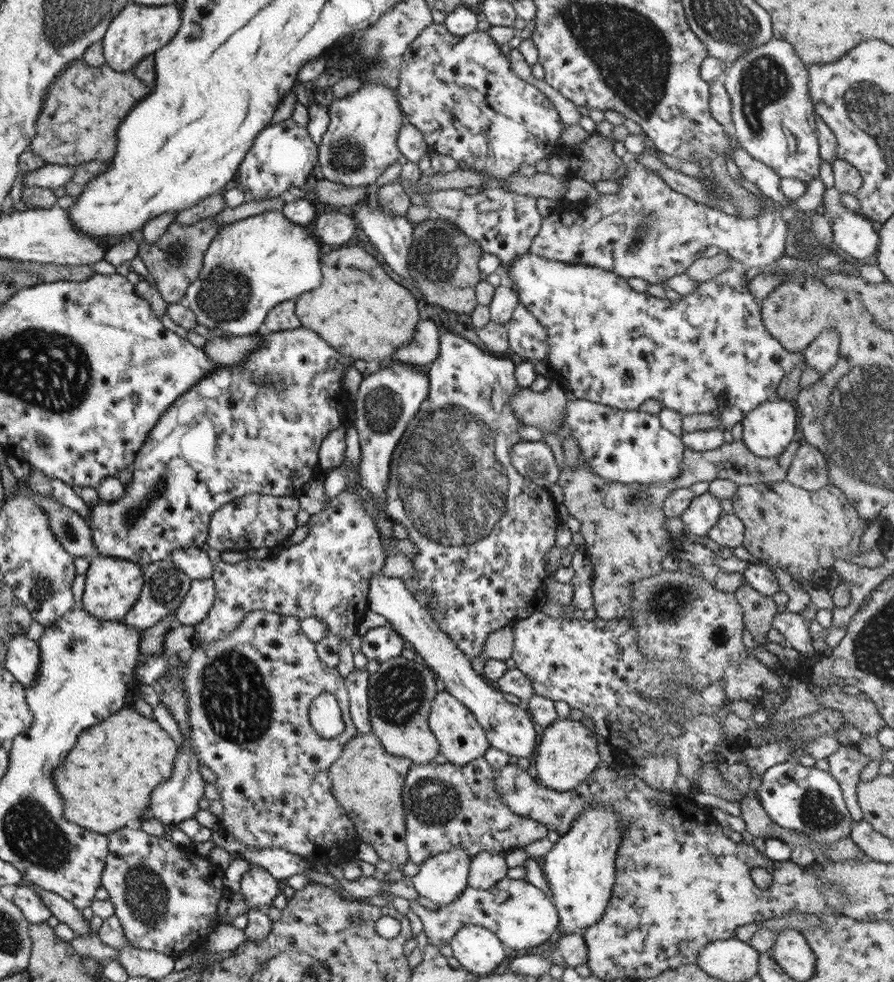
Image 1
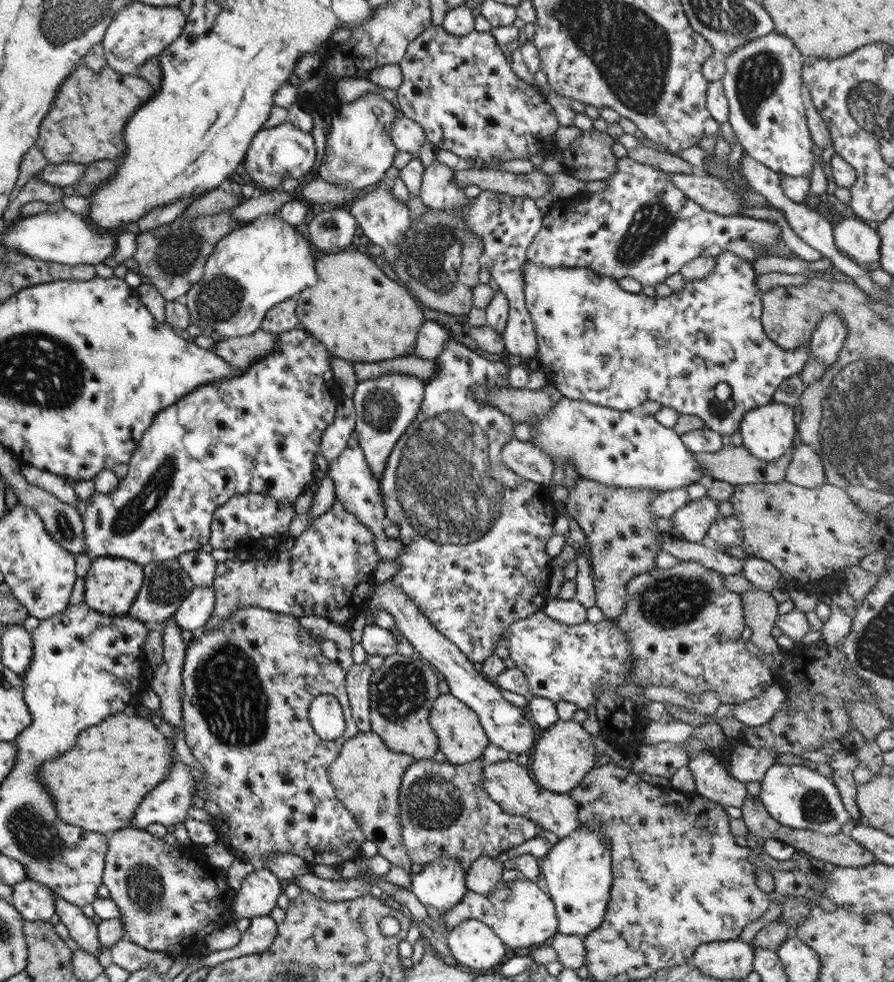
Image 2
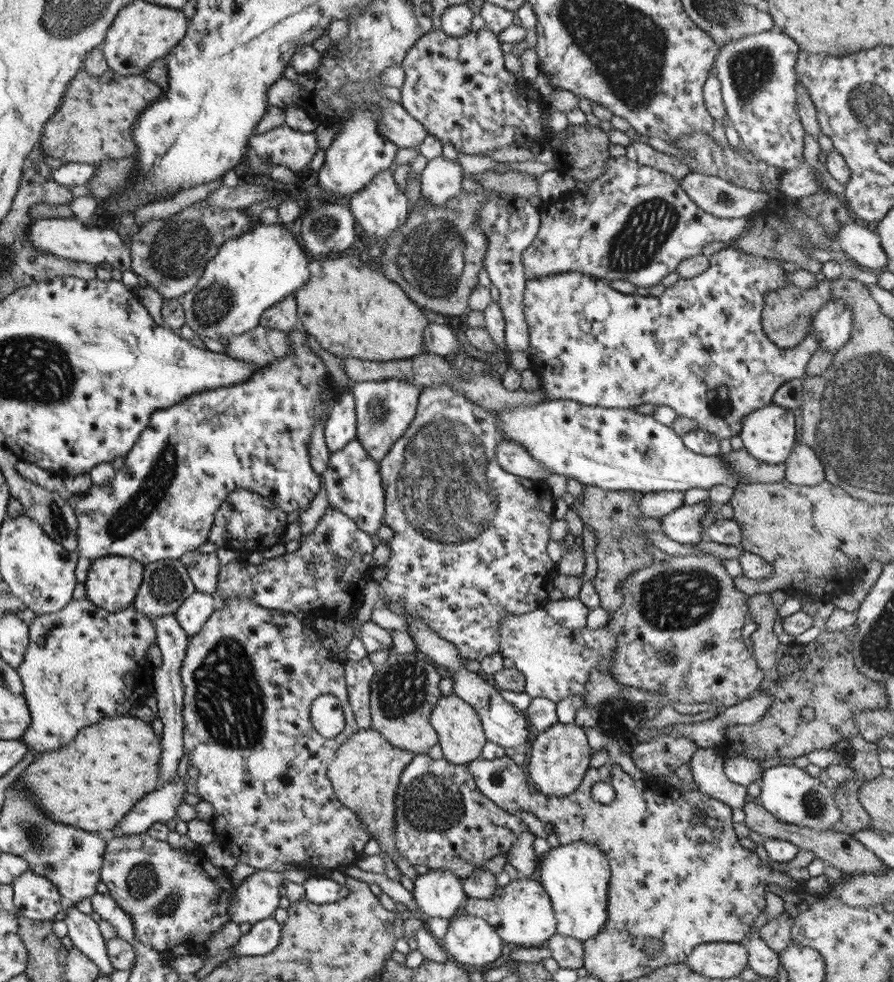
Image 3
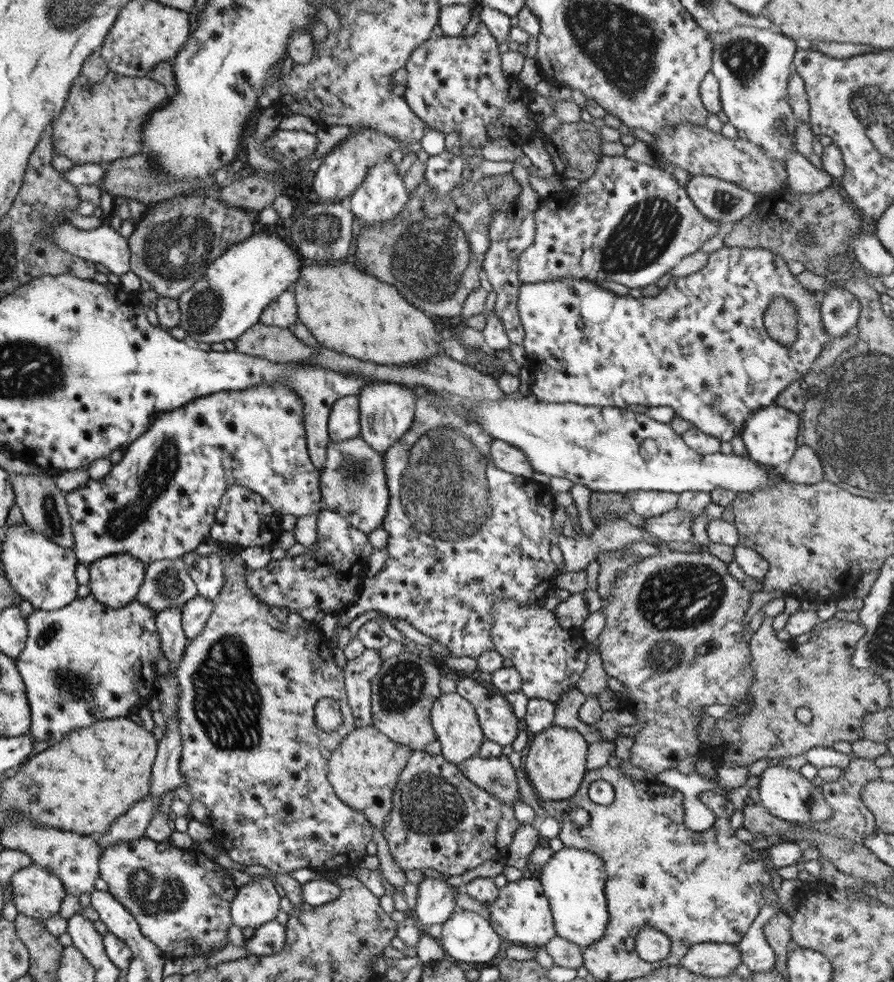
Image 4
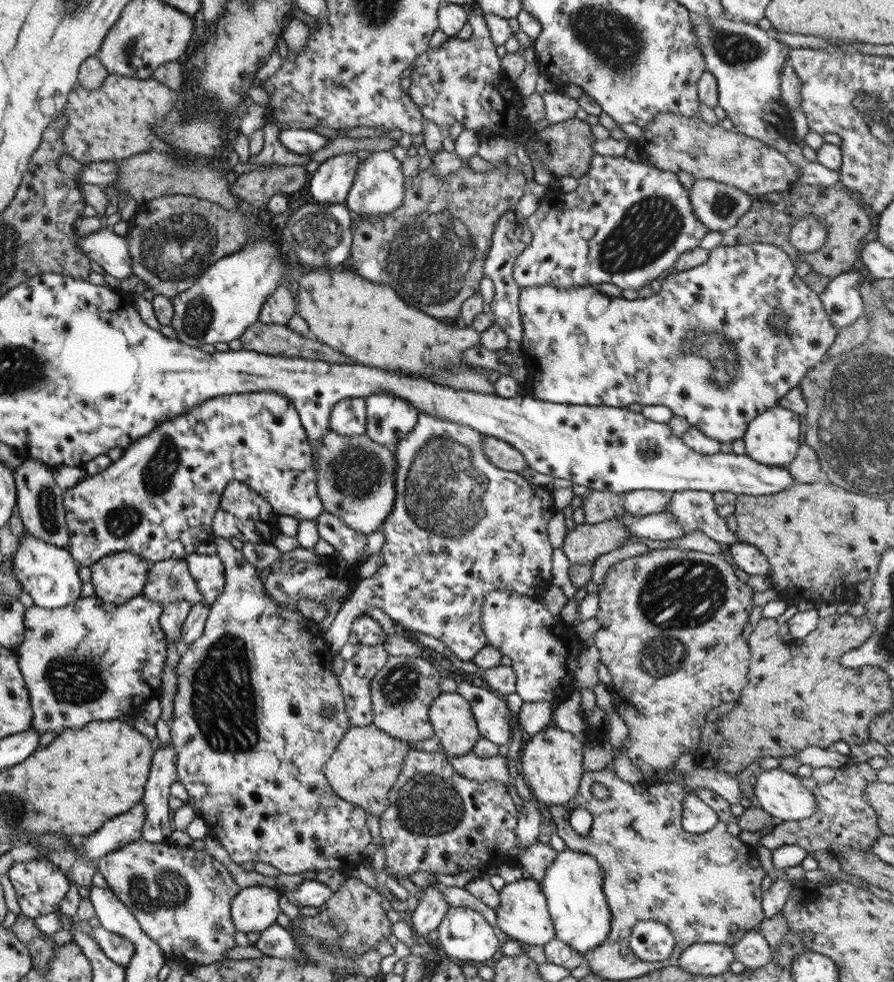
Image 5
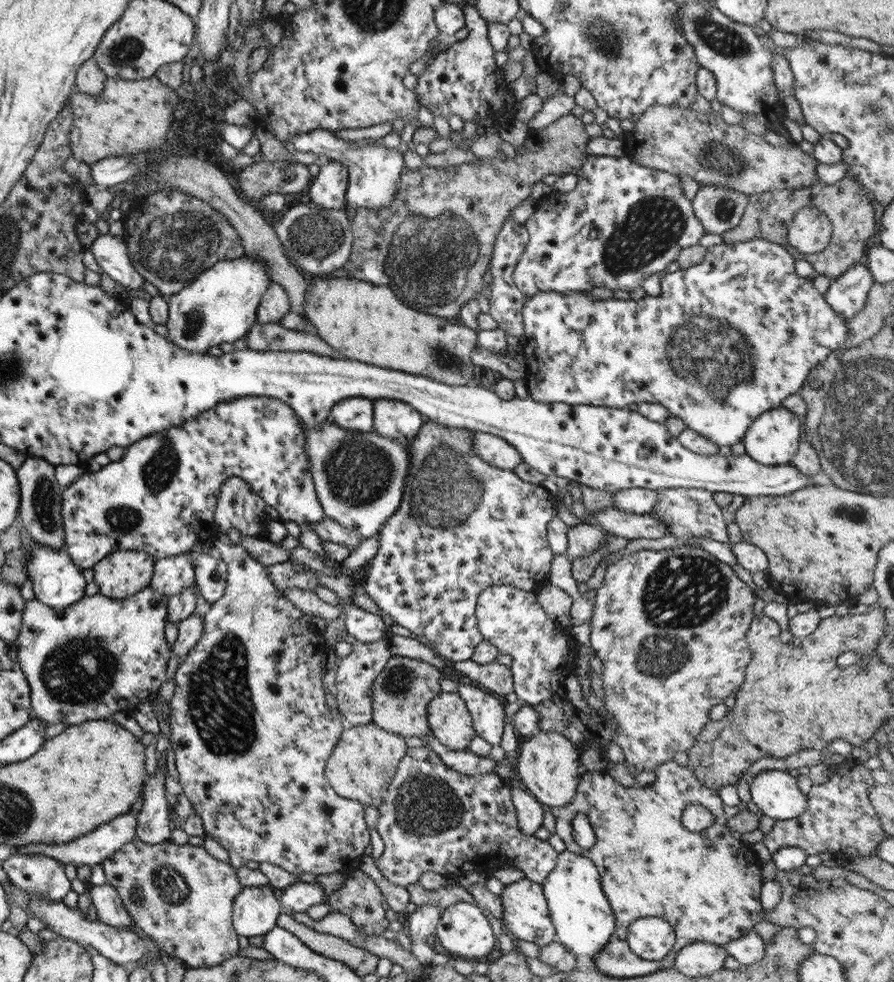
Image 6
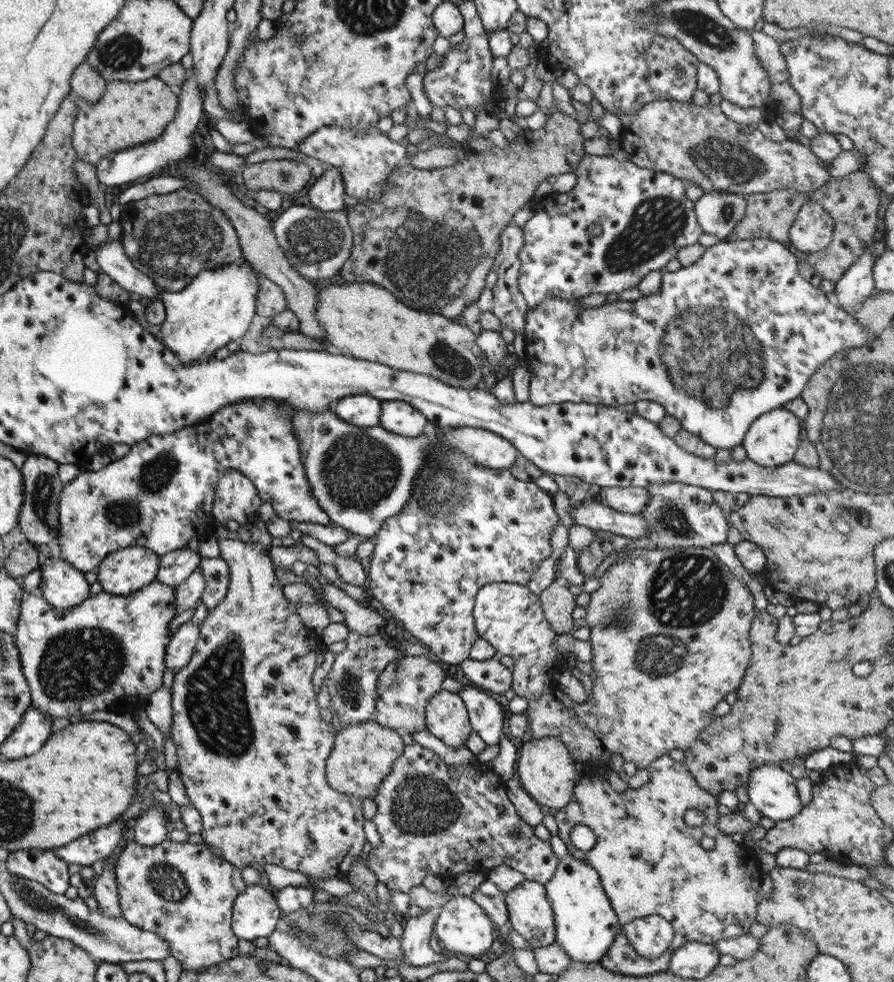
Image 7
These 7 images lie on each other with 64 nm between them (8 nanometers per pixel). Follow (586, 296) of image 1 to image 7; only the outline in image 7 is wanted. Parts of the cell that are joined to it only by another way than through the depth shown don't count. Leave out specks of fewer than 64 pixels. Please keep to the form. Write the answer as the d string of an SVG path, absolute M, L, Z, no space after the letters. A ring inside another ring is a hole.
M755 237L733 241L719 241L707 247L701 258L681 267L674 272L662 274L659 290L655 294L642 295L632 301L605 302L601 306L580 309L575 299L547 299L527 309L524 318L522 336L524 337L524 354L527 369L530 371L528 386L528 401L533 406L545 406L559 402L585 402L586 404L605 405L620 408L624 404L634 404L637 401L649 401L664 408L667 416L675 418L682 430L706 442L715 450L730 450L737 444L742 444L745 432L761 414L779 409L787 402L799 398L803 386L815 369L822 365L836 352L859 348L875 338L862 328L852 314L831 302L819 288L813 287L799 275L799 262L793 256L789 247L774 239Z

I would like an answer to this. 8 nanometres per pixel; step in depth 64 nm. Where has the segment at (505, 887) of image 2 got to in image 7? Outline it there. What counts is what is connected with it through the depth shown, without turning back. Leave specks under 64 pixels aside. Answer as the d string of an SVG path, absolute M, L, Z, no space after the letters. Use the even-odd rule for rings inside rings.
M521 882L504 894L504 902L511 928L532 949L554 943L553 910L543 885Z

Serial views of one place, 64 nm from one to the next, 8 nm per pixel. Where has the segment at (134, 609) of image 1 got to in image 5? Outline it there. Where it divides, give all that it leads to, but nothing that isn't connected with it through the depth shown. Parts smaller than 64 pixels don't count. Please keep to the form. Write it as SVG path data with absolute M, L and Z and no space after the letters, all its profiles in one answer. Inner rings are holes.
M184 557L167 558L150 564L140 594L161 605L179 600L194 603L203 599L189 574Z

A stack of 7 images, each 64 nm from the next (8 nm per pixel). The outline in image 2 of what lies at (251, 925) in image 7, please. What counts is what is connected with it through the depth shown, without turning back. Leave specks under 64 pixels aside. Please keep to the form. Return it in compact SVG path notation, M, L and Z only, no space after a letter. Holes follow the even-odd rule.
M265 868L247 874L230 905L230 922L239 918L269 916L281 894L279 879Z

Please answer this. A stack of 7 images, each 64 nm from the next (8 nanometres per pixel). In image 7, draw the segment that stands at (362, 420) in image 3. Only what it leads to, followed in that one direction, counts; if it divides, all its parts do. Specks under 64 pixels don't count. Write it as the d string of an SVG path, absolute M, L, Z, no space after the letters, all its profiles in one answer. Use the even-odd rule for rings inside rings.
M381 401L379 427L397 436L413 438L429 427L427 420L413 406L400 401Z

